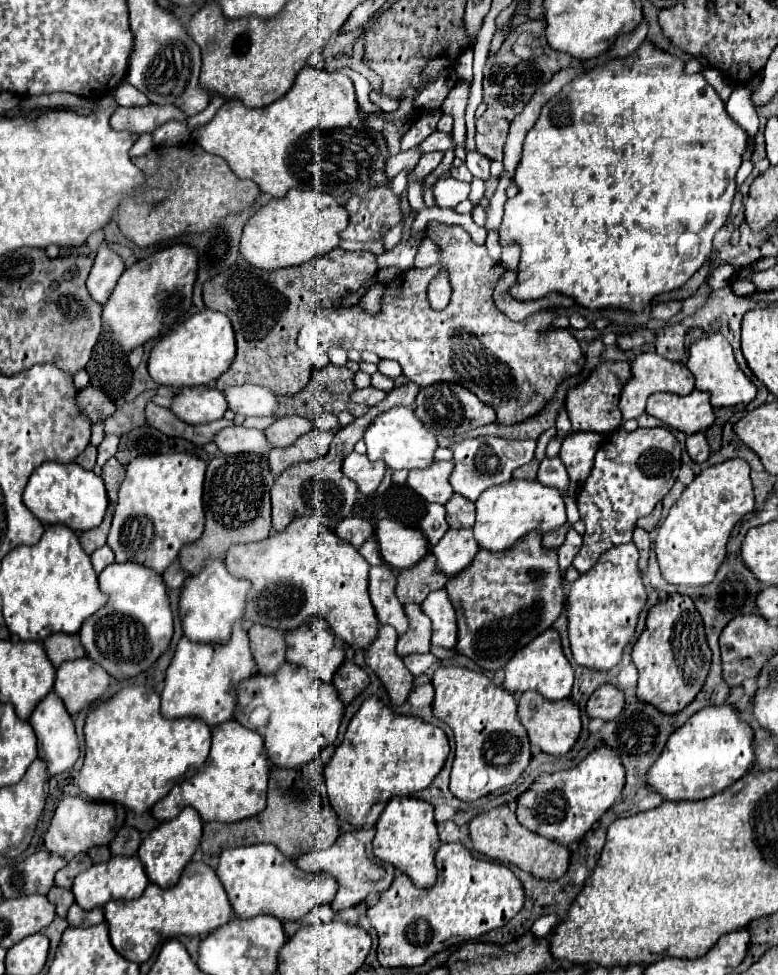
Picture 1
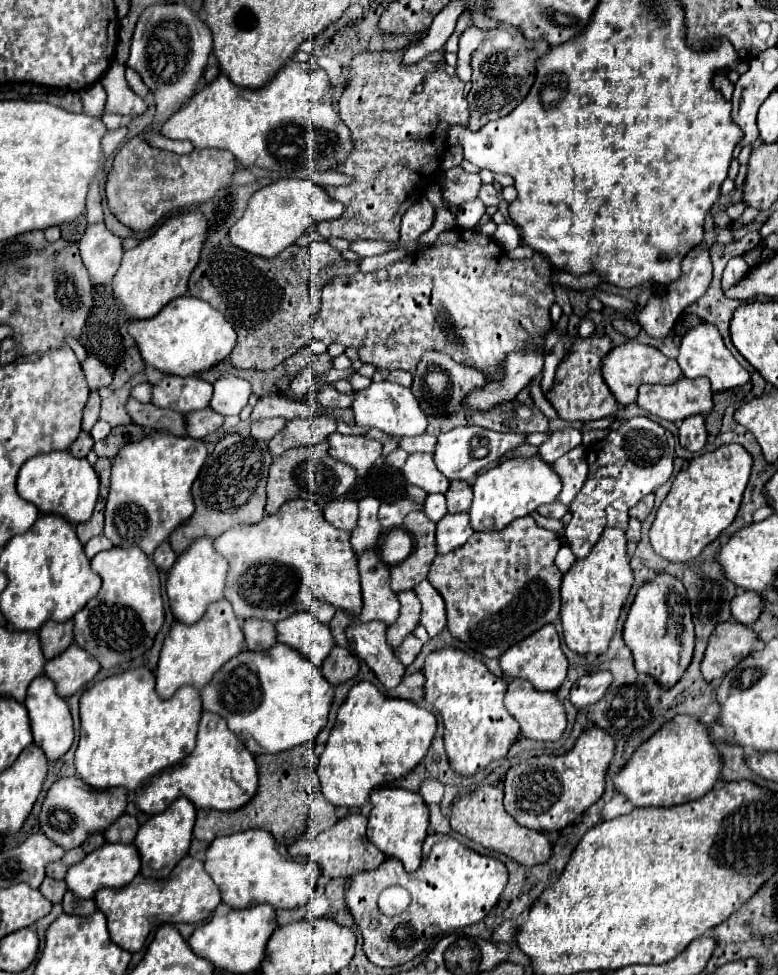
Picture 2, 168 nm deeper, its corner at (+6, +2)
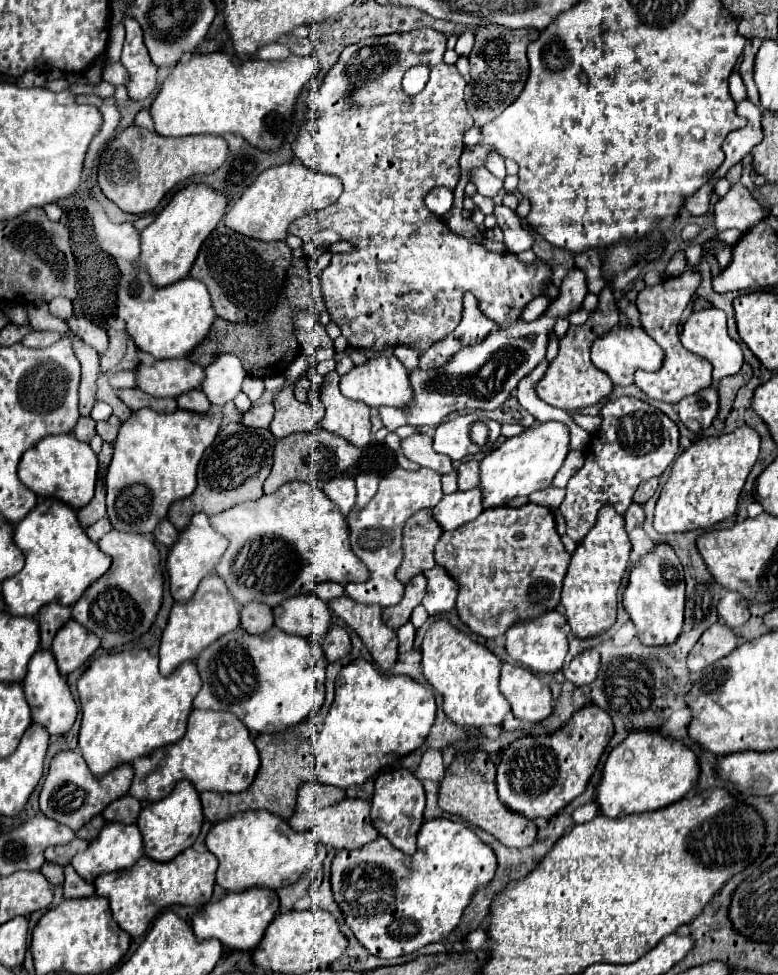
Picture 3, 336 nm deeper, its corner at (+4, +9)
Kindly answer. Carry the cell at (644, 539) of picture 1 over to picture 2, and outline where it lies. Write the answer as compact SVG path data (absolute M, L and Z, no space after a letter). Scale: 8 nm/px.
M630 519L630 527L628 527L628 531L626 531L626 539L628 539L628 555L632 557L636 545L638 545L638 541L640 541L640 521Z

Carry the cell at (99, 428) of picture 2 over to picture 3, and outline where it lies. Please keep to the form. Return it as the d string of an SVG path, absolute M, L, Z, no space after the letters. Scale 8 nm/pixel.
M96 400L90 416L92 416L96 422L100 422L100 420L106 420L110 414L112 414L112 408L110 408L106 402L100 402L100 400Z

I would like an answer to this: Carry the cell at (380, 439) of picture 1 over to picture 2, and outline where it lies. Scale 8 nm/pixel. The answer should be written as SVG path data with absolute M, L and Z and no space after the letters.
M390 381L372 383L368 389L358 391L356 399L352 403L352 409L354 409L356 425L380 429L380 431L384 431L386 437L404 439L404 437L422 435L426 431L426 415L422 413L412 391L408 387L402 387L402 385L396 385Z

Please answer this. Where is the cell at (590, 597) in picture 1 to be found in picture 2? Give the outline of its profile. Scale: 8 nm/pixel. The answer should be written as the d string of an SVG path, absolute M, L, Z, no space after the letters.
M606 529L586 559L576 561L562 579L564 641L578 655L604 655L616 631L622 607L630 595L634 575L626 553L626 535L620 529Z

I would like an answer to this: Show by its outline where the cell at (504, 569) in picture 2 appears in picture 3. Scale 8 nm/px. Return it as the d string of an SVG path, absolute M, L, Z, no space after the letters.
M528 502L522 508L484 510L476 520L444 532L436 544L436 564L444 566L460 586L456 600L460 620L472 632L496 638L510 624L542 616L558 606L570 554L556 532L554 512Z

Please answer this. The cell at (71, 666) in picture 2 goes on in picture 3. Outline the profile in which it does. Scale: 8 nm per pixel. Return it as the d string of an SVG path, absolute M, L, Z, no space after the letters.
M70 618L70 622L58 630L52 644L52 654L56 658L60 674L66 676L72 670L80 668L96 652L98 646L100 640L94 638L94 634L74 618Z

